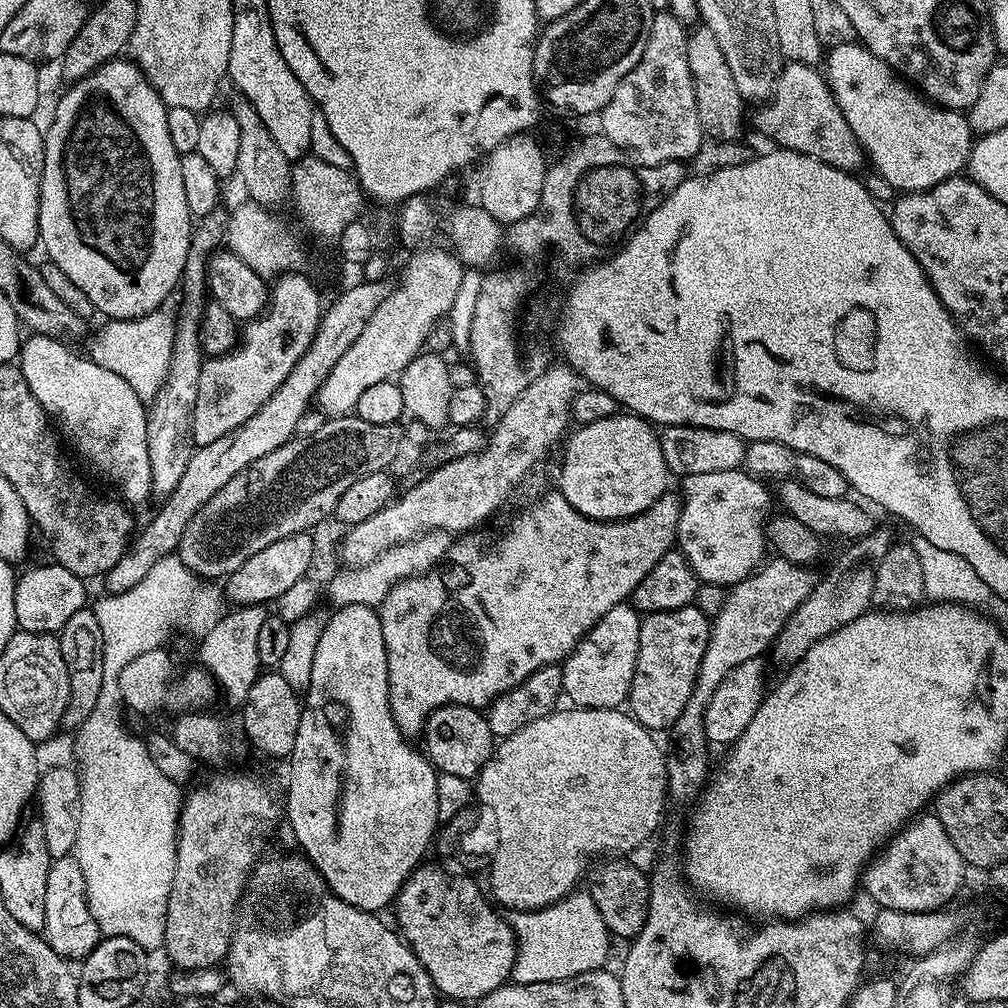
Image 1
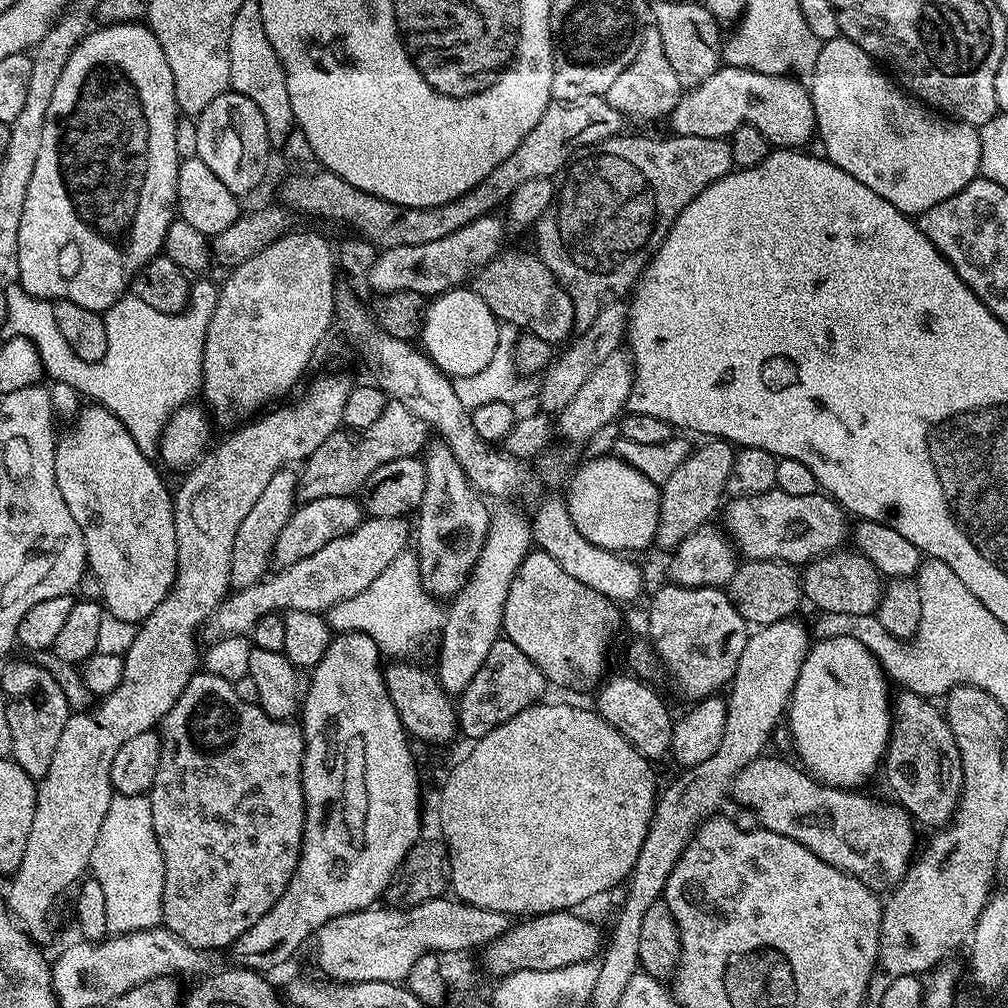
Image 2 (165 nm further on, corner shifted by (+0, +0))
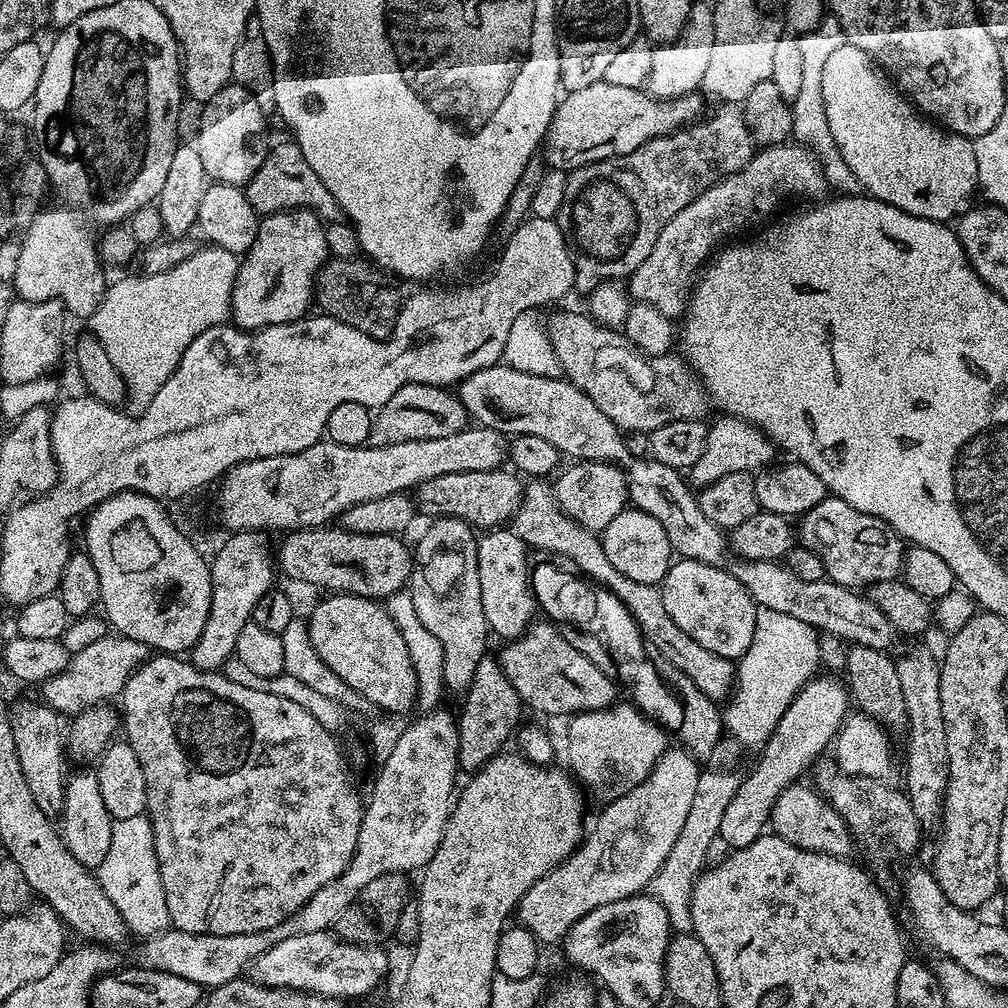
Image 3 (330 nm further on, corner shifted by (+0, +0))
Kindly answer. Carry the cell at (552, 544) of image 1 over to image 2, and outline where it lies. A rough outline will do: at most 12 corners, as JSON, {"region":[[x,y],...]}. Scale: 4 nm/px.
{"region":[[709,439],[660,489],[655,547],[719,513],[737,449]]}

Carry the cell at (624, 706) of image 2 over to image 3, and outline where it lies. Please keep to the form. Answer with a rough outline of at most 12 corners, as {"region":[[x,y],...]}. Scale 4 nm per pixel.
{"region":[[555,623],[498,653],[521,701],[548,716],[597,712],[617,685]]}

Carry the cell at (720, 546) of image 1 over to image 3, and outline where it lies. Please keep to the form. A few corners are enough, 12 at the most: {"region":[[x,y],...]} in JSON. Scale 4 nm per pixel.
{"region":[[831,494],[798,540],[853,590],[895,580],[905,541]]}

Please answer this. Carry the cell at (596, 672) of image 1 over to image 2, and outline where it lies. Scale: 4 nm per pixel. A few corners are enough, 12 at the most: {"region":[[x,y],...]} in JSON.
{"region":[[533,550],[502,632],[549,685],[595,689],[619,607]]}

